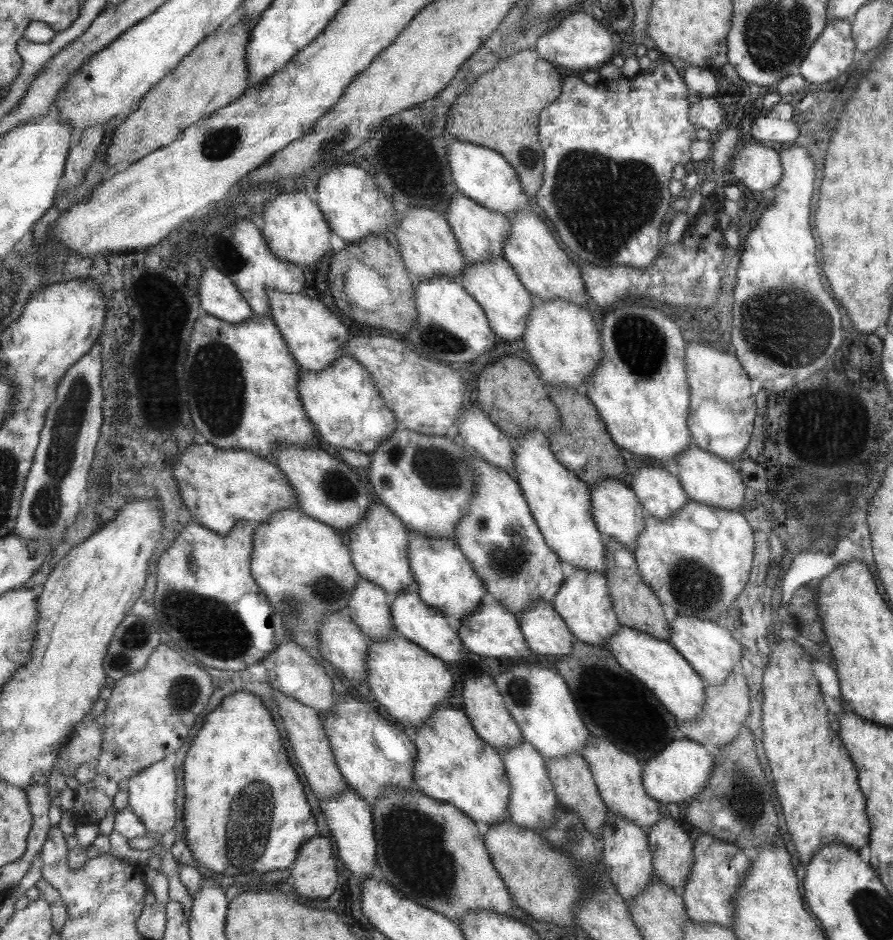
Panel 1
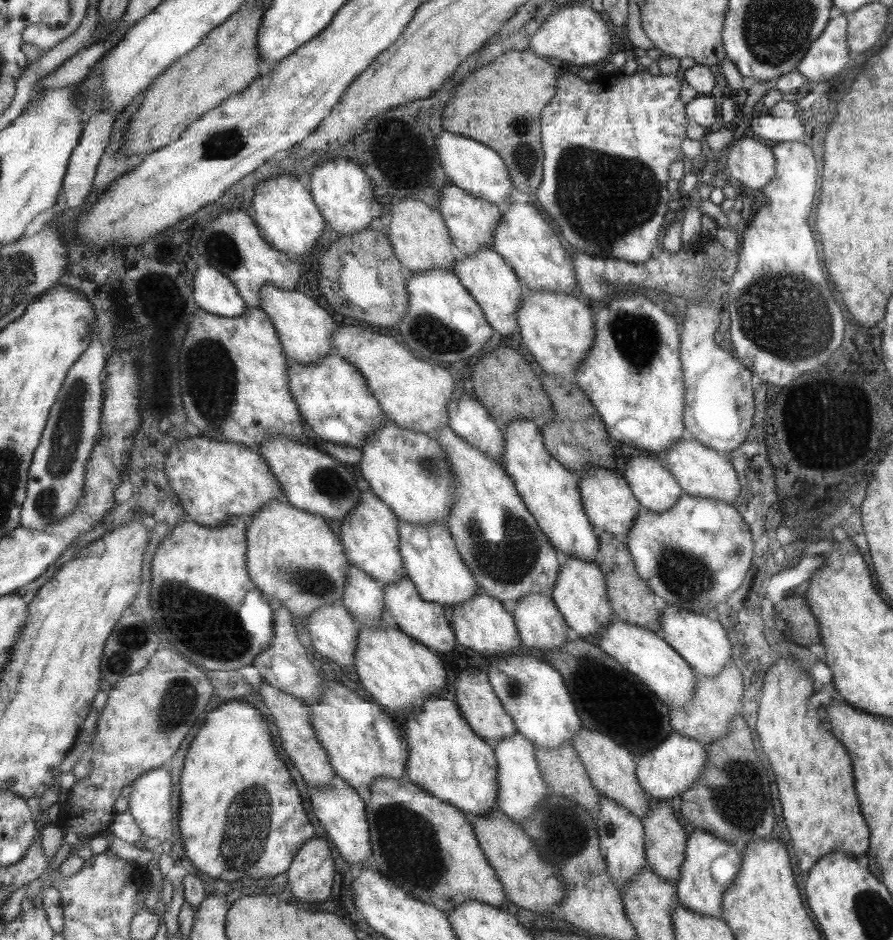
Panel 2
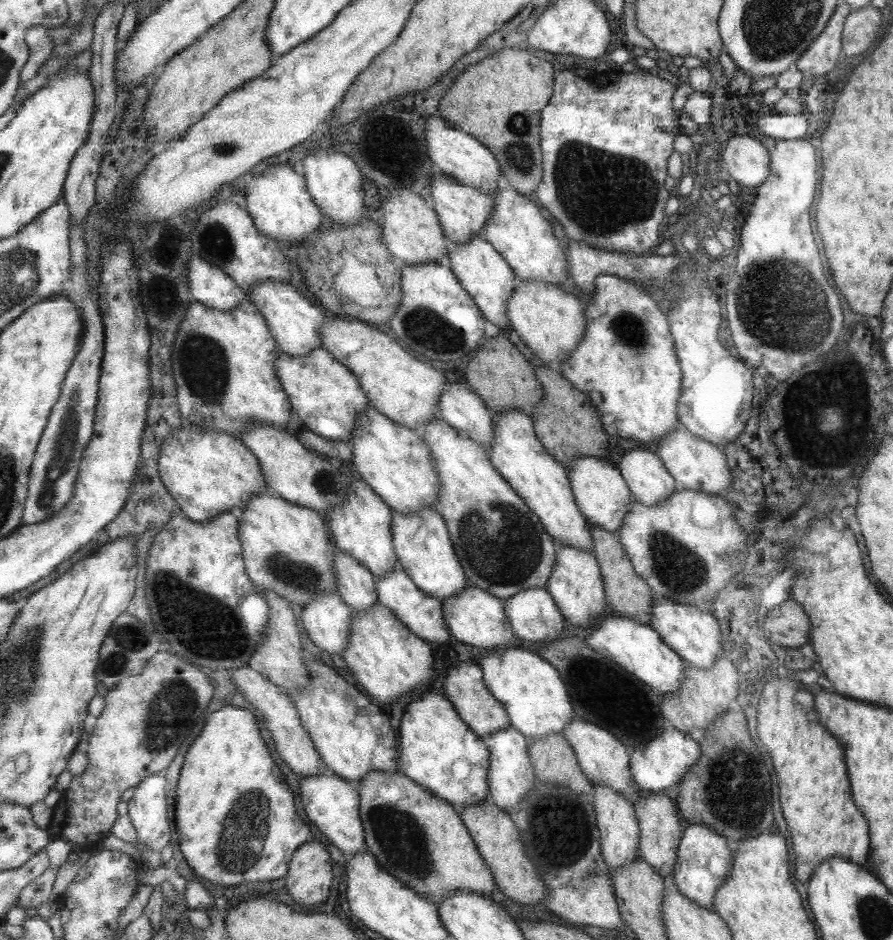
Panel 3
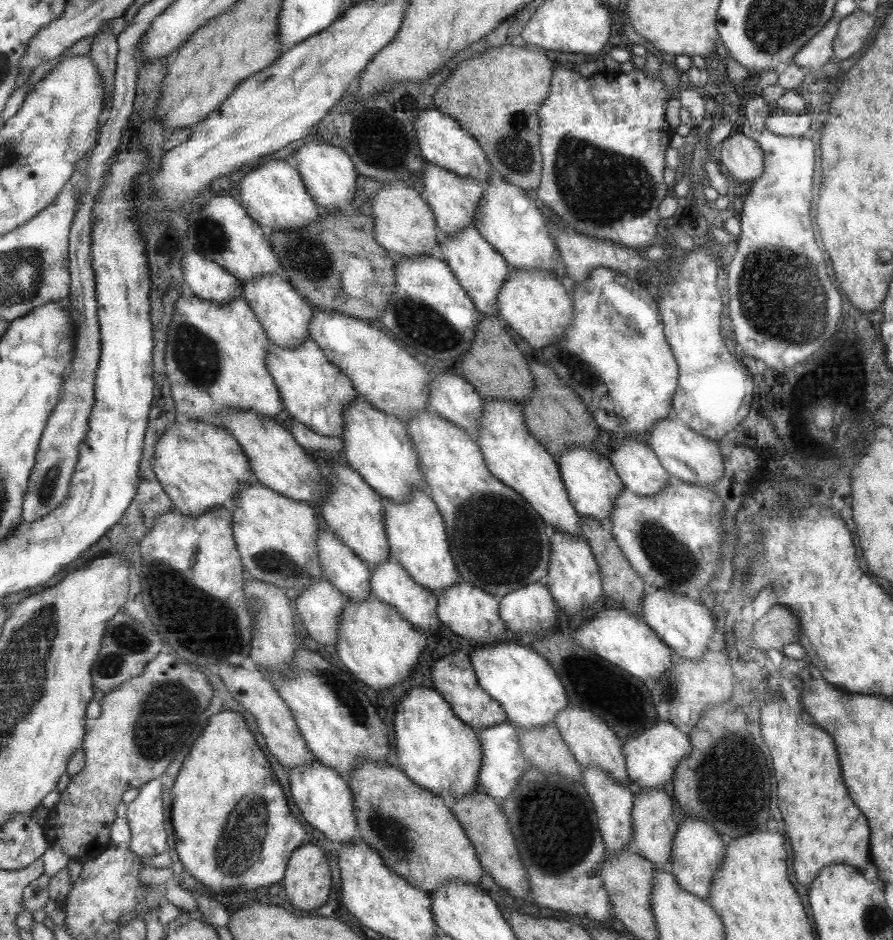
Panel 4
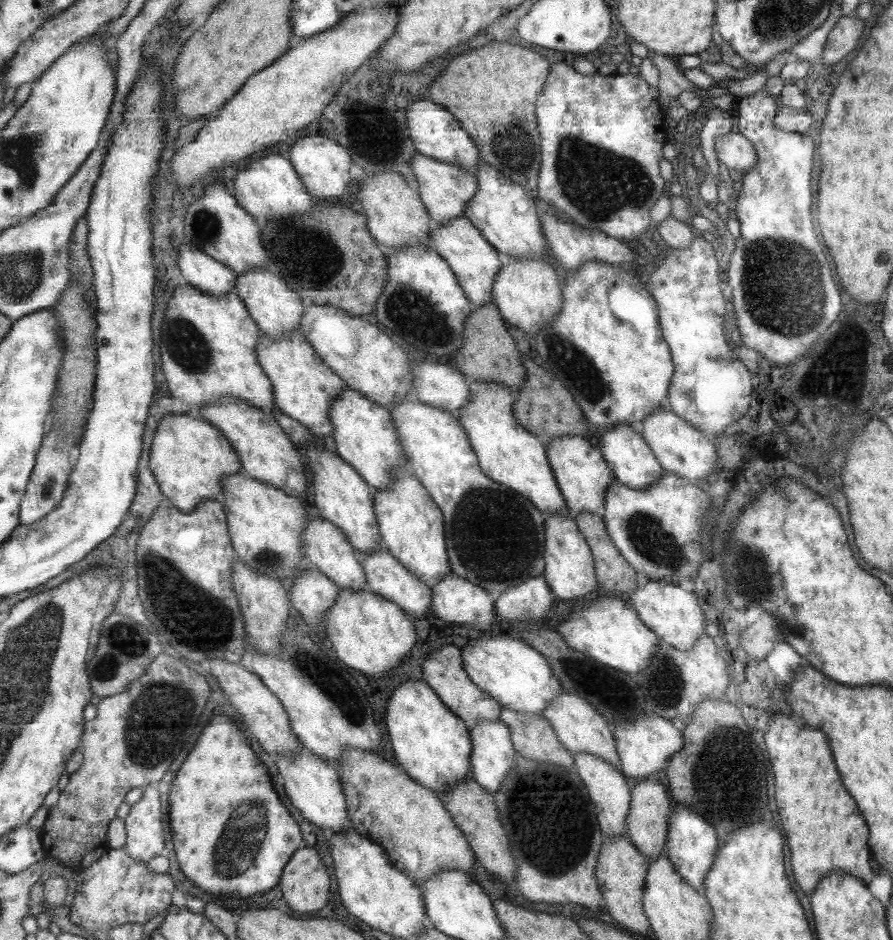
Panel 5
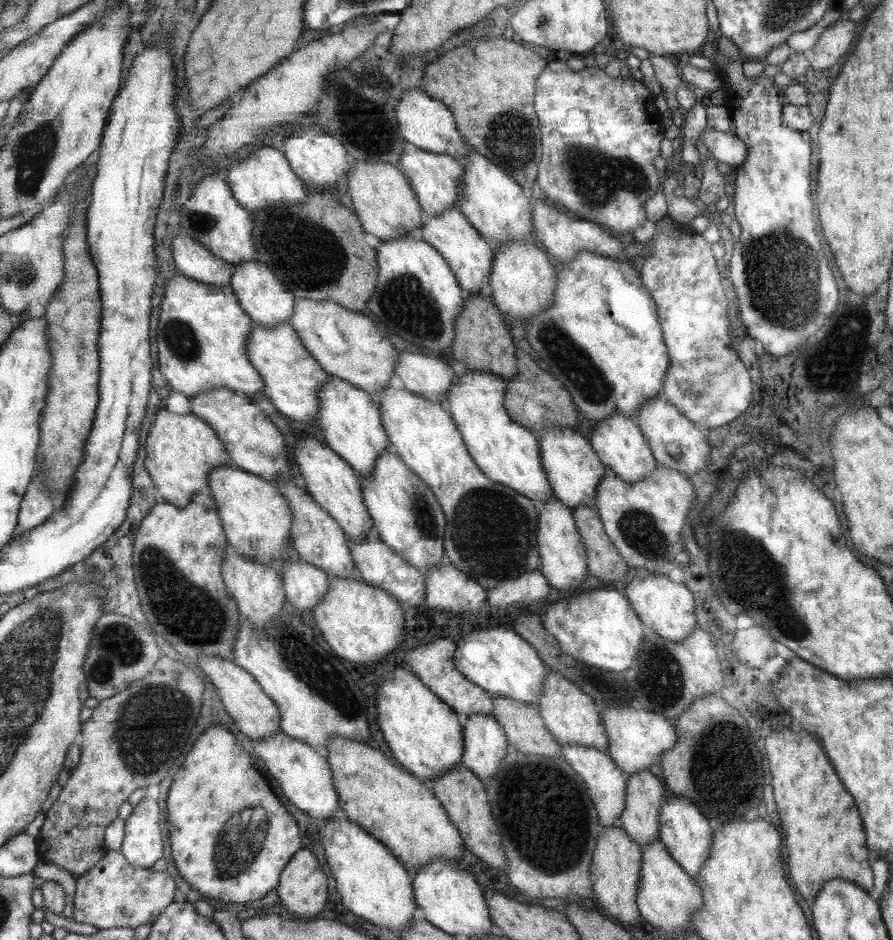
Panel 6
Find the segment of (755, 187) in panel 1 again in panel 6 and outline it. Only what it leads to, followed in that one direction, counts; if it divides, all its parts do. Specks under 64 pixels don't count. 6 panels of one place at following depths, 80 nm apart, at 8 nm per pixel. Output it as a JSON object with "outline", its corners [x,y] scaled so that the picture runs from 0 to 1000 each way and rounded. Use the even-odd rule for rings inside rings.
{"outline":[[[791,136],[784,143],[785,151],[807,173],[809,179],[830,177],[838,166],[838,157],[821,140],[803,140]]]}

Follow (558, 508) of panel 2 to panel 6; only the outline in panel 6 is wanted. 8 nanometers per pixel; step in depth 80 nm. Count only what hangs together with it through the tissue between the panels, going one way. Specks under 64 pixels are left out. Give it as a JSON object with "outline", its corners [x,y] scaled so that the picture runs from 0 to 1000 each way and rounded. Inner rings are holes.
{"outline":[[[513,393],[513,405],[502,419],[499,434],[520,462],[529,486],[549,510],[596,531],[598,536],[622,529],[606,491],[602,466],[579,450],[567,433],[569,406],[549,396],[520,397]]]}

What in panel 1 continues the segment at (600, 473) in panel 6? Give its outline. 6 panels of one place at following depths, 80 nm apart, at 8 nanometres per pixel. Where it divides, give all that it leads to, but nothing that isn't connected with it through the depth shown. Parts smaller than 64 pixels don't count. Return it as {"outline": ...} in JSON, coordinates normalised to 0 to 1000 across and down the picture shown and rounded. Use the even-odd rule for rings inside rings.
{"outline":[[[675,509],[671,514],[661,516],[663,526],[663,551],[672,569],[686,576],[695,577],[704,586],[711,586],[711,577],[717,571],[718,564],[722,563],[725,547],[712,529],[712,524],[697,512],[686,509]]]}

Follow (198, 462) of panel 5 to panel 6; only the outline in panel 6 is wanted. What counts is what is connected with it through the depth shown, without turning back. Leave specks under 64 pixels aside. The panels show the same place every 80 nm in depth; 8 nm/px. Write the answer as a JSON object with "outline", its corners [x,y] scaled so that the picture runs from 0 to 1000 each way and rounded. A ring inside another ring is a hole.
{"outline":[[[187,435],[181,436],[176,441],[176,447],[167,463],[163,497],[169,503],[175,519],[180,522],[180,526],[189,535],[203,540],[209,540],[209,538],[215,536],[216,529],[219,526],[236,521],[235,504],[242,498],[256,494],[260,494],[260,491],[255,477],[243,462],[243,459],[239,457],[239,454],[234,453],[230,446],[223,445],[214,438],[200,441],[191,439]]]}

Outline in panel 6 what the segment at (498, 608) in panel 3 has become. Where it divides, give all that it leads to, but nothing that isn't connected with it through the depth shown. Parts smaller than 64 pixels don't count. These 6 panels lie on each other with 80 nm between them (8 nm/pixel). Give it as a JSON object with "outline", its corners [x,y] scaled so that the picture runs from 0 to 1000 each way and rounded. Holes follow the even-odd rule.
{"outline":[[[502,596],[495,602],[484,604],[477,618],[478,635],[475,643],[492,651],[524,651],[529,655],[536,655],[543,640],[548,641],[549,638],[545,628],[539,621],[530,618],[530,615]]]}

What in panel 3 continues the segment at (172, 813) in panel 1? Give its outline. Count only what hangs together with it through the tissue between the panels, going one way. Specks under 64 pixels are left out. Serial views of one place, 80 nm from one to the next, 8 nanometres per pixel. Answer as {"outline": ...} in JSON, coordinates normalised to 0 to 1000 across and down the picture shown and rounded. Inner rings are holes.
{"outline":[[[185,821],[161,828],[143,852],[144,868],[165,904],[179,906],[191,896],[191,874],[187,855],[188,828]]]}

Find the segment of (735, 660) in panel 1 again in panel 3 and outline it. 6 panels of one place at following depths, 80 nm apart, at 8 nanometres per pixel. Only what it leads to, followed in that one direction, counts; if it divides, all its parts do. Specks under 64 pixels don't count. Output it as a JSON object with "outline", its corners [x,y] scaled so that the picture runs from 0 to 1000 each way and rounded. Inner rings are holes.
{"outline":[[[732,637],[730,647],[731,657],[728,666],[739,674],[742,682],[773,710],[783,713],[796,711],[800,704],[809,697],[805,664],[798,657],[793,647],[788,645],[767,645],[766,641],[756,641],[751,637]]]}

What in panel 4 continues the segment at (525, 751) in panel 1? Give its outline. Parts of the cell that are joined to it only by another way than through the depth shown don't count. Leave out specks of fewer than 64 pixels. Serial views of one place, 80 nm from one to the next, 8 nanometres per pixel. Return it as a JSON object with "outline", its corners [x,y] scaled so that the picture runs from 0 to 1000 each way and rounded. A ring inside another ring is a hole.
{"outline":[[[563,768],[535,777],[535,782],[542,796],[542,813],[538,823],[539,839],[550,846],[557,854],[563,855],[563,852],[576,844],[578,832],[587,826],[591,815],[580,789],[579,777],[573,768]]]}

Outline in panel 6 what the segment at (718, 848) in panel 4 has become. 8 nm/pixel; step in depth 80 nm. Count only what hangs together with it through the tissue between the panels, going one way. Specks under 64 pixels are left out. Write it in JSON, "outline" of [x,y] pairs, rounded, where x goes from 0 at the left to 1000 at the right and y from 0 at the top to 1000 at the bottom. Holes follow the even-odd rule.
{"outline":[[[749,846],[740,854],[738,895],[753,913],[775,935],[788,921],[795,911],[798,883],[793,870],[784,862],[764,847]]]}

